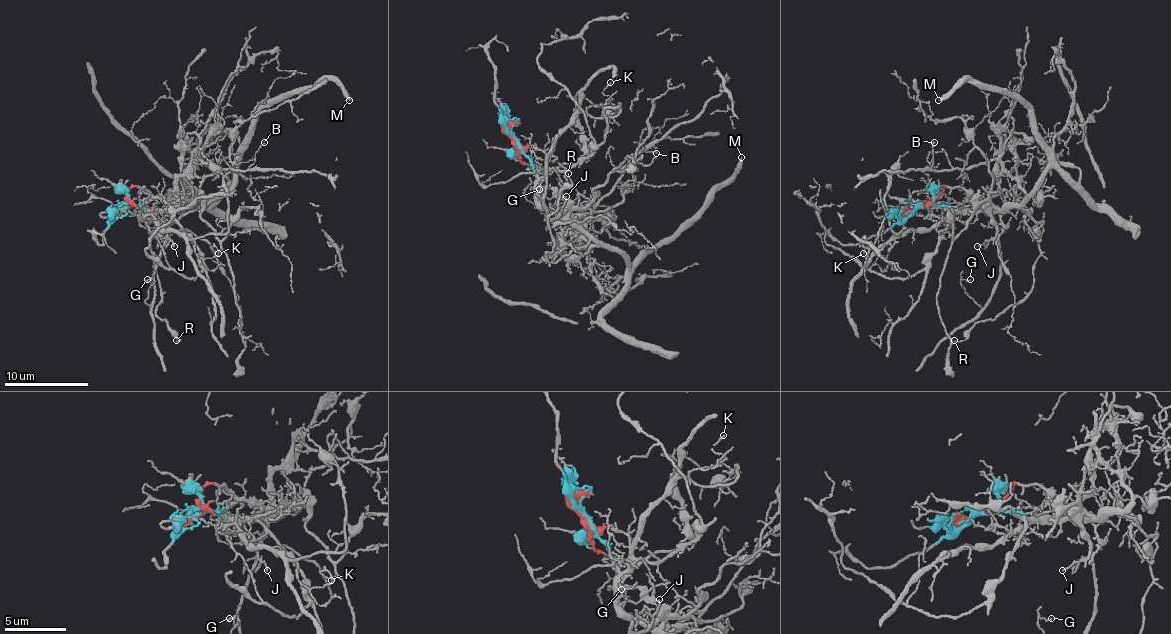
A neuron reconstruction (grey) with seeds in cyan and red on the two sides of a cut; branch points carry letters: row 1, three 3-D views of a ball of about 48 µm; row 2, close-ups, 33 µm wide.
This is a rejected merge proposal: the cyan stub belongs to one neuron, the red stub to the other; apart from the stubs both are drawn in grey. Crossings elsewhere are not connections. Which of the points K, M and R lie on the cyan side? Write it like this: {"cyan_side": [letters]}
{"cyan_side": ["K", "M", "R"]}

